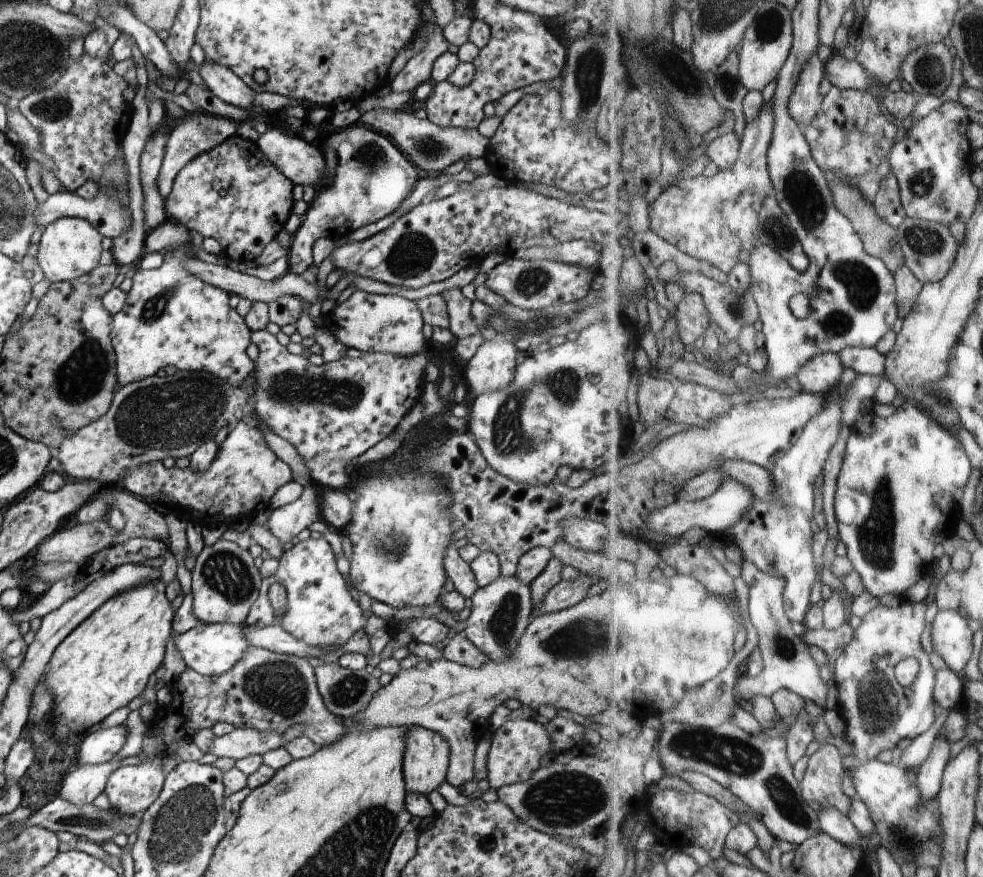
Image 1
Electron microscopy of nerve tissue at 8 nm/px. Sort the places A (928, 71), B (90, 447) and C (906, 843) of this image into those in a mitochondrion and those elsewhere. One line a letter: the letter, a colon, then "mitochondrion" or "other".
A: mitochondrion
B: other
C: mitochondrion

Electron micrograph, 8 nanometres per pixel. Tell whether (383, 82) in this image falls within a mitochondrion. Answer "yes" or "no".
no

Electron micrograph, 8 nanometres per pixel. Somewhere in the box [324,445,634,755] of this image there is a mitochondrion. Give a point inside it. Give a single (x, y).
(581, 638)

